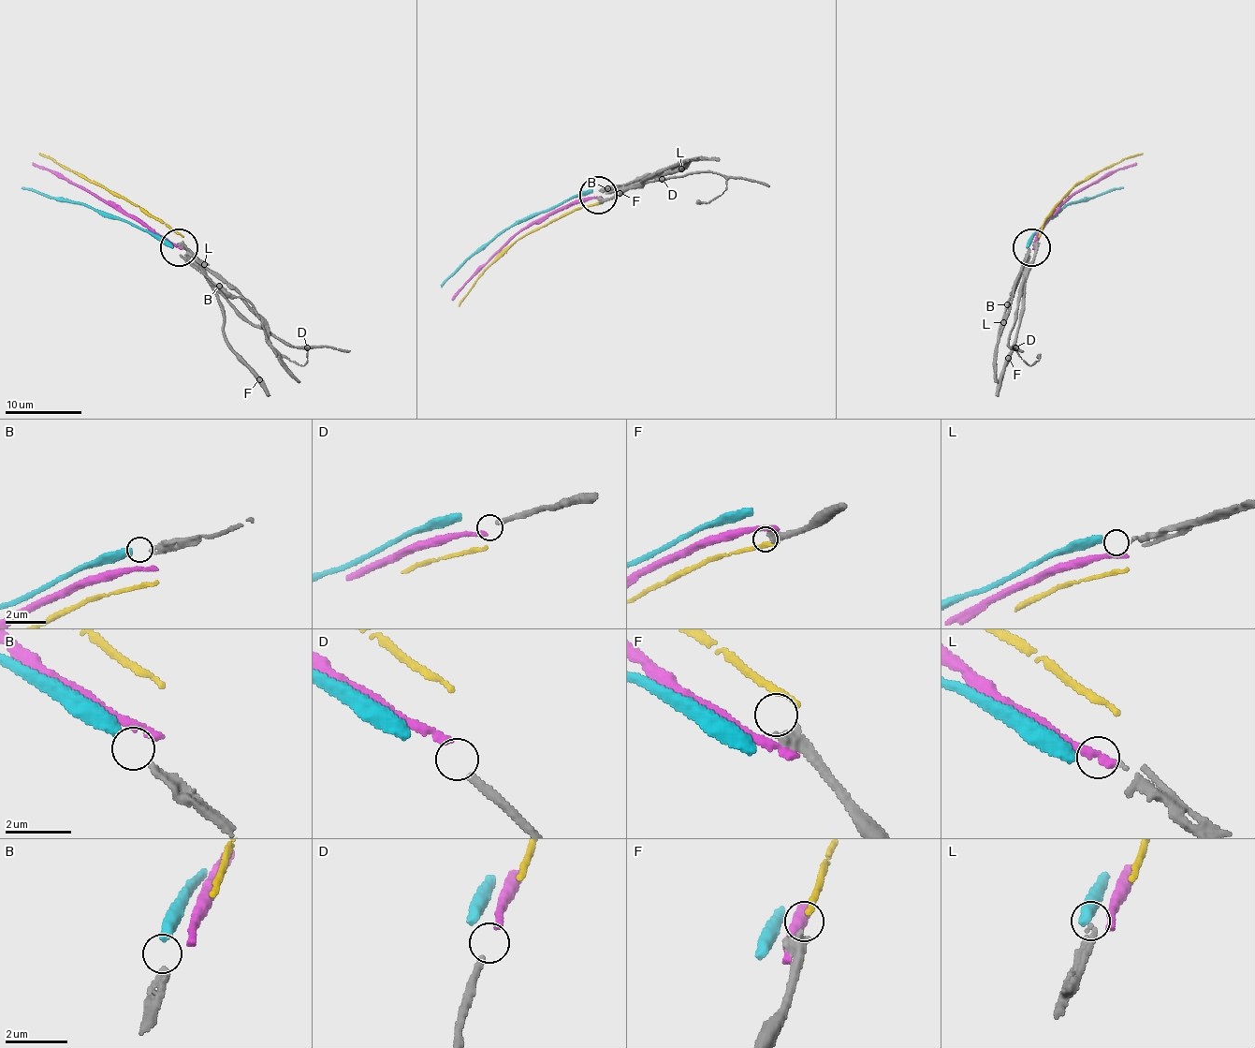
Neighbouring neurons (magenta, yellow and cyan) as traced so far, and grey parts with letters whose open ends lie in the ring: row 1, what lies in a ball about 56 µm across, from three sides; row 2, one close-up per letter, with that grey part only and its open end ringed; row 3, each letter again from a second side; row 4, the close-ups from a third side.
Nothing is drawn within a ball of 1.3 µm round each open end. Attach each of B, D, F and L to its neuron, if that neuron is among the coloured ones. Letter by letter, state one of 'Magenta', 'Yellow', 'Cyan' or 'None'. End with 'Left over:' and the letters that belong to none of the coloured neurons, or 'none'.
B: None
D: None
F: None
L: None
Left over: B, D, F, L

